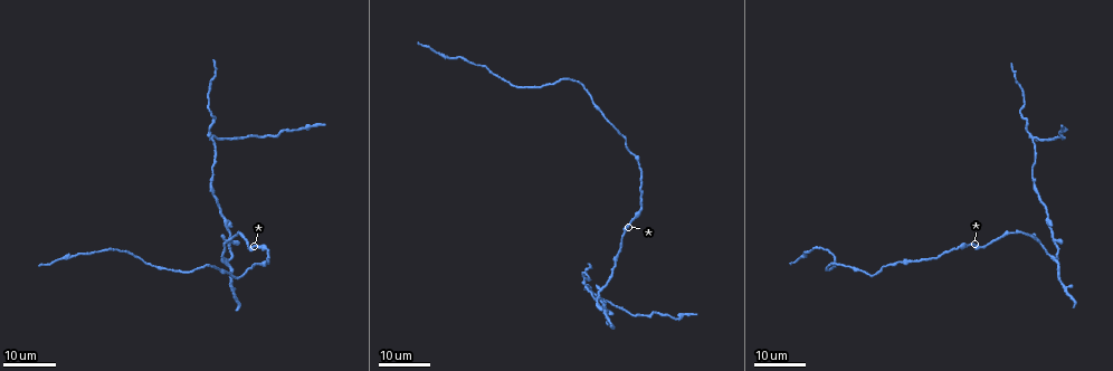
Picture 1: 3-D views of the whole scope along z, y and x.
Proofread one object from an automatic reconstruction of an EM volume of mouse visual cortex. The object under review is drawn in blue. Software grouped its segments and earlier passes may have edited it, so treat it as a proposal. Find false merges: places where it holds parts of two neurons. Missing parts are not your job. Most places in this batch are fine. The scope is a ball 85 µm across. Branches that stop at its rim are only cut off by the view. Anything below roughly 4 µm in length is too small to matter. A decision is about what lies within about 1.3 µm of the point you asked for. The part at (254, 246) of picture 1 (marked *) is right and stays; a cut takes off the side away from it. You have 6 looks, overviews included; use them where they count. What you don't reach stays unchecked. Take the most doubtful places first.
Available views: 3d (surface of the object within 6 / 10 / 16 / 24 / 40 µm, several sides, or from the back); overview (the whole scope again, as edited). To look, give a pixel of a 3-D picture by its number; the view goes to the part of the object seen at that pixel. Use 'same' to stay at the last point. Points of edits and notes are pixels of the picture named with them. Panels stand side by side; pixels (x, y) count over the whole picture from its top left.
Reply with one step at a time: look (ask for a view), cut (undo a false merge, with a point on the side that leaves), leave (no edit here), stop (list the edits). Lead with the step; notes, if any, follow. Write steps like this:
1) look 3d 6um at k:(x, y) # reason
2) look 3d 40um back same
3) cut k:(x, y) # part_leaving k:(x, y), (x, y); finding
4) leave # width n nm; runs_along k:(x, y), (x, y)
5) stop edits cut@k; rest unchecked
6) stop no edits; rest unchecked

look 3d 24um at 1:(1033, 138) # three-way junction

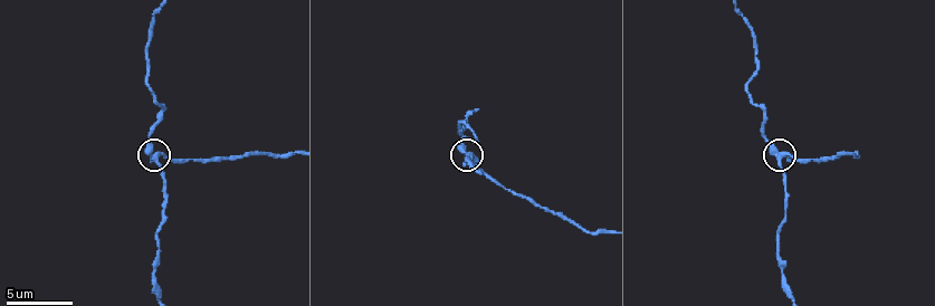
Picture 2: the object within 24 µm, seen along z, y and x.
look 3d 6um at 2:(783, 153)

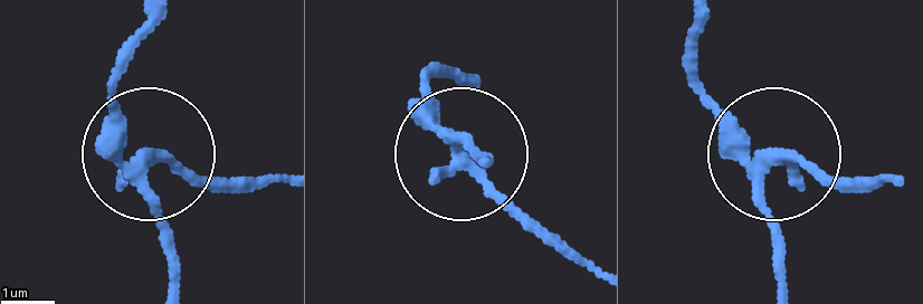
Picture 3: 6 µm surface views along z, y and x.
leave # side_arm 18 um; runs_along 3:(786, 288), (763, 159), (683, 65); one neuron here

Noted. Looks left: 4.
look 3d 16um at 1:(225, 261) # small branch off a trunk

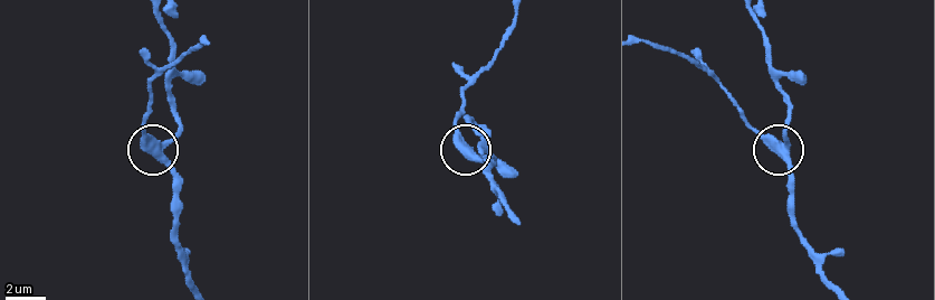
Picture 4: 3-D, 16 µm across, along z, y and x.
look 3d 6um at 4:(784, 151)

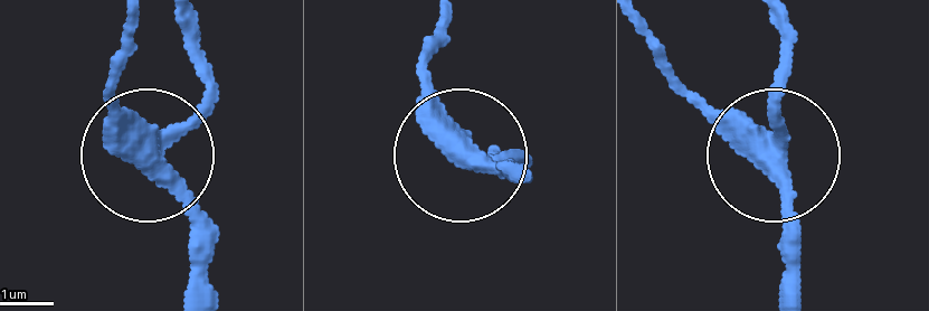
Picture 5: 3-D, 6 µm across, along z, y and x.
leave # side_arm 11 um; arms 3; one neuron here

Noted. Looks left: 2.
look 3d 24um at 1:(622, 234) # two arms in line, one across

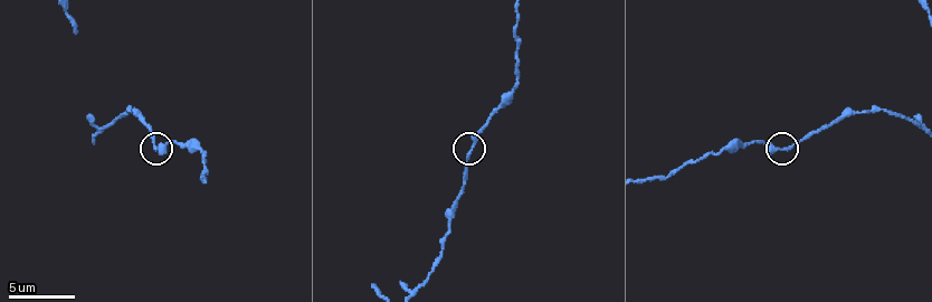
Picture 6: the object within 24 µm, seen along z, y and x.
look 3d 6um at 6:(471, 149) # closer look

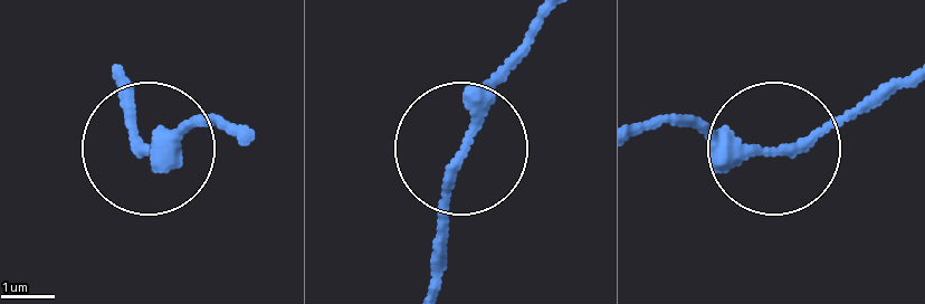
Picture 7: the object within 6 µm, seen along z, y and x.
leave # arms 3; runs_along 7:(505, 82), (451, 184), (434, 286); continuous, no second neuron

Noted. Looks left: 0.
stop no edits; rest unchecked

